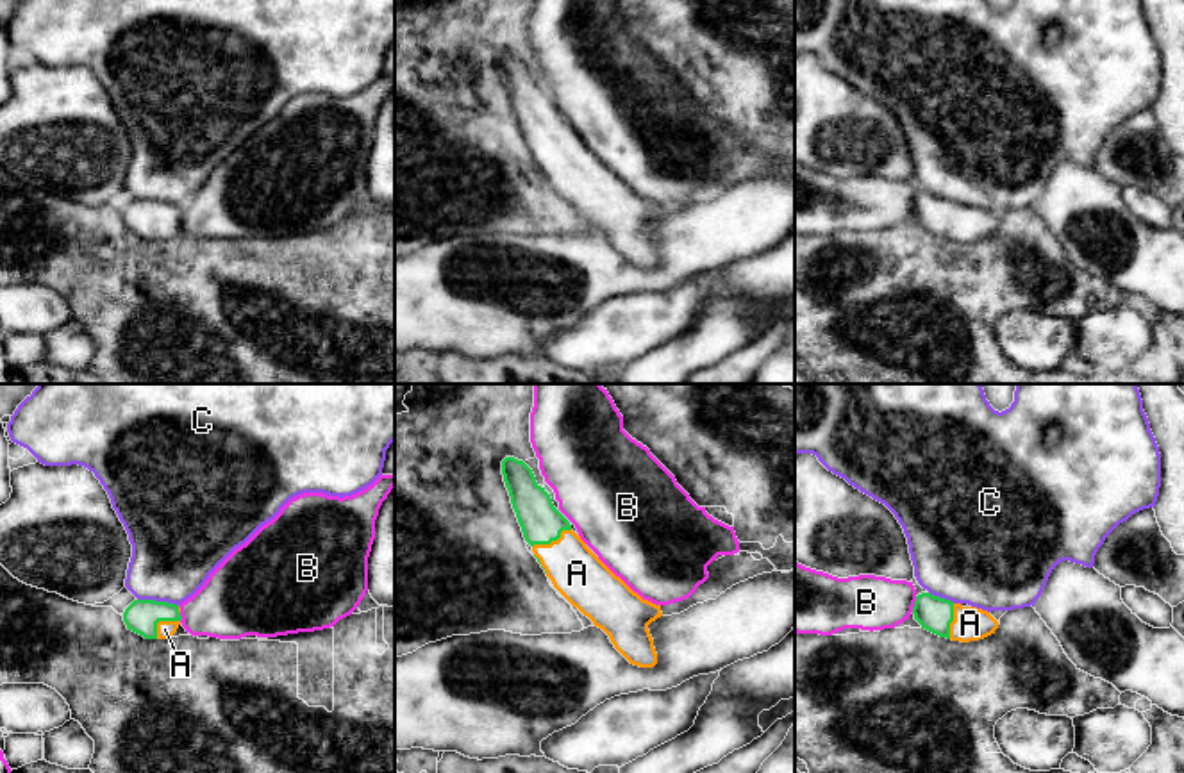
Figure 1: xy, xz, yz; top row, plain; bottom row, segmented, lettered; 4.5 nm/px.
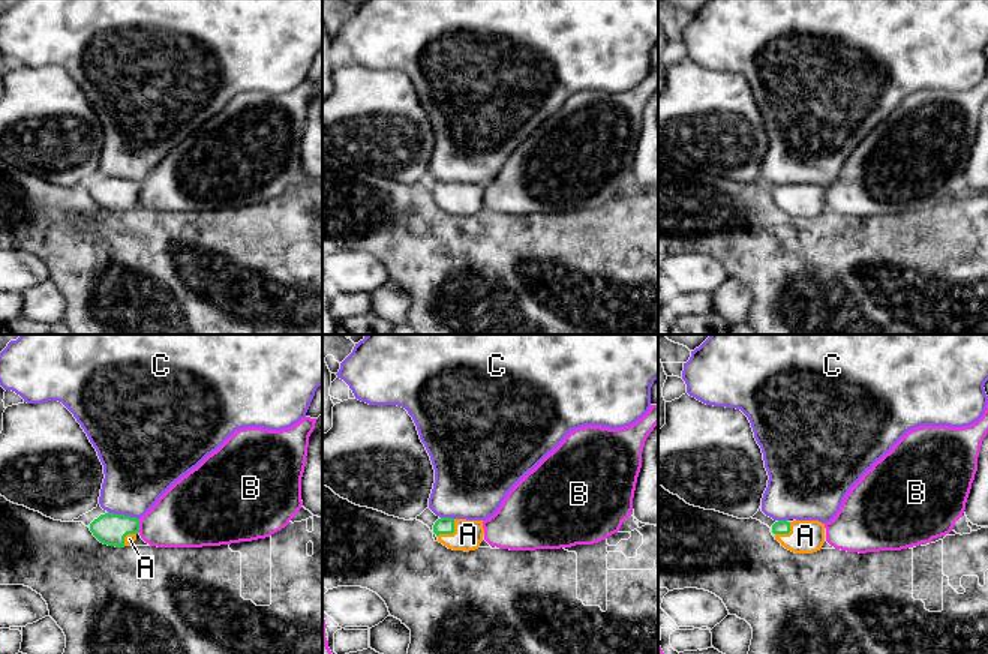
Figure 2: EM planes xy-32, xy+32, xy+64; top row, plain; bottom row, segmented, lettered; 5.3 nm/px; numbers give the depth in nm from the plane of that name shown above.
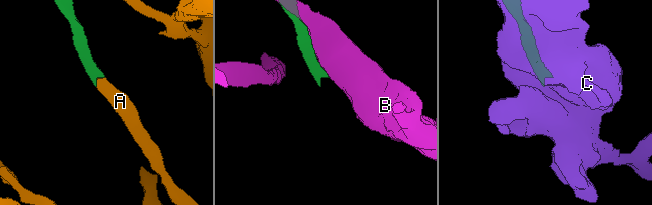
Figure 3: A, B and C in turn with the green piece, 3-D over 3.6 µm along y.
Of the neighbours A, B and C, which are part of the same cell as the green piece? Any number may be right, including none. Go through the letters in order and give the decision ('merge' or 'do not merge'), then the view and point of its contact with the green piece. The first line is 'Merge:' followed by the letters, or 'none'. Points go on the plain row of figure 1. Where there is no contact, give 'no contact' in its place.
Merge: A
A: merge; contact xz (552, 140)
B: do not merge; contact yz (915, 204)
C: do not merge; contact xy (158, 202)

